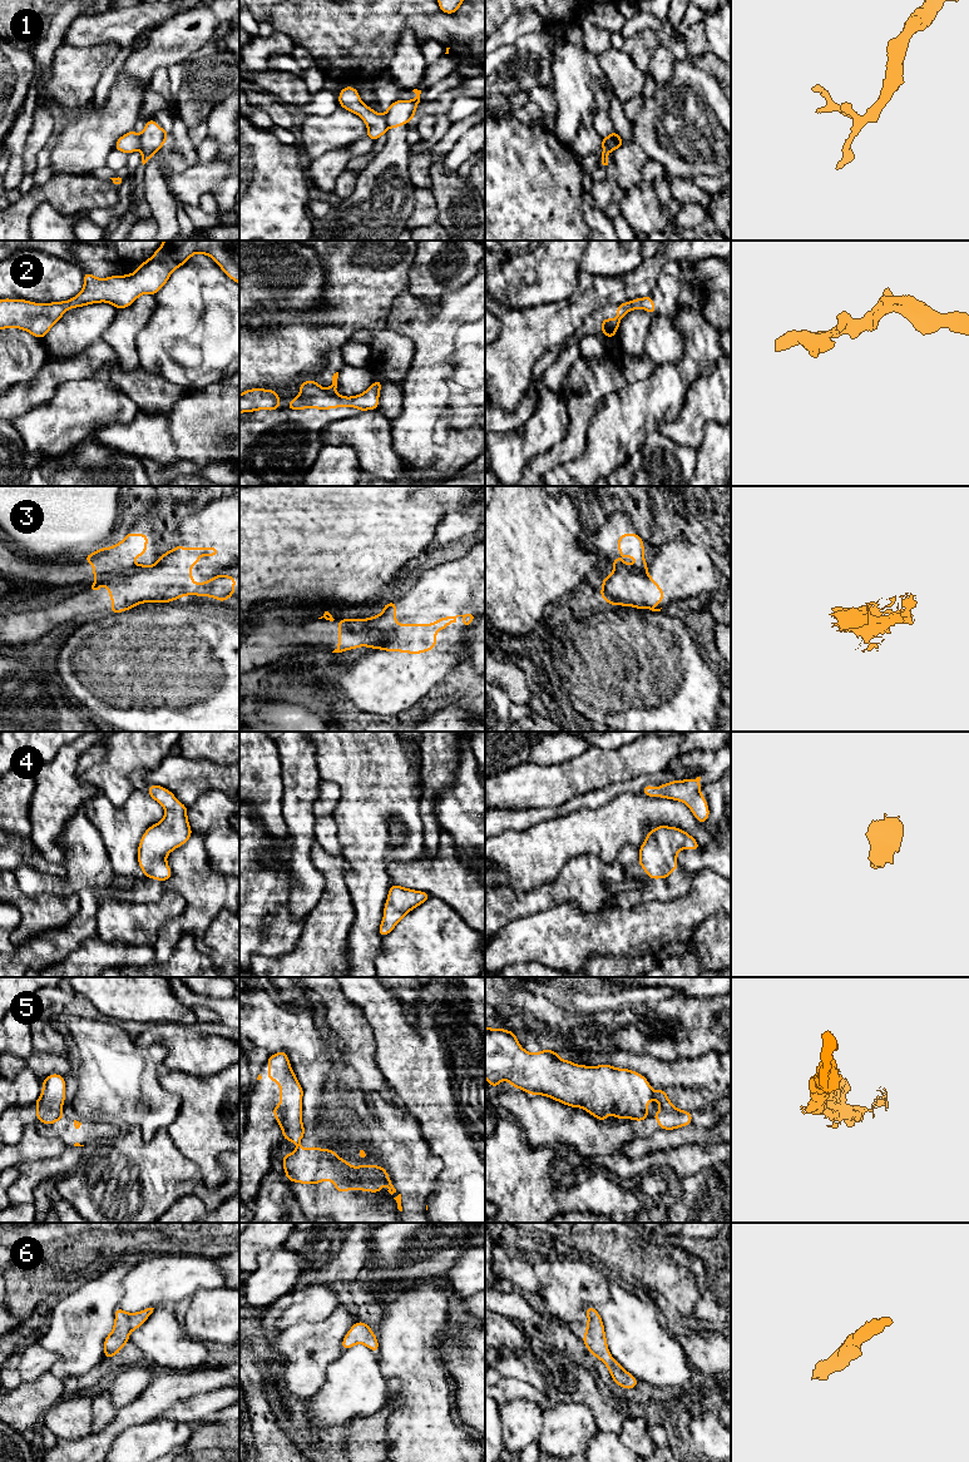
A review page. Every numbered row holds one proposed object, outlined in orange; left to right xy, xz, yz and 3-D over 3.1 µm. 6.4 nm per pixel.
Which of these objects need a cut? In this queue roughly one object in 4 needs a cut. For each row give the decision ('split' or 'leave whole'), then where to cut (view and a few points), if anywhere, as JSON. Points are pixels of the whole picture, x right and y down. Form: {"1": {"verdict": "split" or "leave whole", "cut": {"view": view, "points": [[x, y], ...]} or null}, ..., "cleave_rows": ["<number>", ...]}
{"1": {"verdict": "split", "cut": {"view": "yz", "points": [[614, 132], [611, 139], [611, 150]]}}, "2": {"verdict": "leave whole", "cut": null}, "3": {"verdict": "split", "cut": {"view": "xy", "points": [[146, 565], [130, 573], [105, 576], [97, 581]]}}, "4": {"verdict": "leave whole", "cut": null}, "5": {"verdict": "split", "cut": {"view": "xy", "points": [[62, 1113], [54, 1121]]}}, "6": {"verdict": "leave whole", "cut": null}, "cleave_rows": ["1", "3", "5"]}

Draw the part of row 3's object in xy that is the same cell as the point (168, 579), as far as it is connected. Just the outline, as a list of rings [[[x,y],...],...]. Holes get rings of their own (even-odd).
[[[182,545],[159,555],[155,564],[127,575],[115,575],[88,586],[99,594],[102,584],[113,601],[110,614],[122,613],[143,603],[170,603],[181,596],[209,596],[222,603],[234,593],[234,576],[218,574],[212,580],[196,584],[191,568],[198,565],[199,556],[217,556],[219,547],[191,547]]]

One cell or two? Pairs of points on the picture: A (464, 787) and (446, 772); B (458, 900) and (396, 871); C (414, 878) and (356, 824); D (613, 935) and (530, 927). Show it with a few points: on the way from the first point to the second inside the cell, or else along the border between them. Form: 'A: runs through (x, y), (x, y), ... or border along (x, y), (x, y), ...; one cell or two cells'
A: border along (459, 749), (455, 781), (435, 801); two cells
B: runs through (443, 885), (434, 876), (411, 875); one cell
C: border along (419, 858), (411, 862), (392, 862), (387, 872); two cells
D: runs through (593, 932), (572, 930), (569, 927), (550, 927); one cell

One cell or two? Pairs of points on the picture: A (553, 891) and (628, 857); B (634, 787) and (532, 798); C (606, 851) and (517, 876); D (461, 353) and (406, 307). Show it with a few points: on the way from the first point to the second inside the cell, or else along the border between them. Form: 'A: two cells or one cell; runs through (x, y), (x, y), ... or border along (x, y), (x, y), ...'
A: one cell; runs through (572, 886), (588, 873), (609, 872)
B: two cells; border along (616, 782), (574, 796), (562, 806)
C: one cell; runs through (583, 846), (548, 846), (539, 853)
D: one cell; runs through (448, 340), (439, 331), (420, 321)

